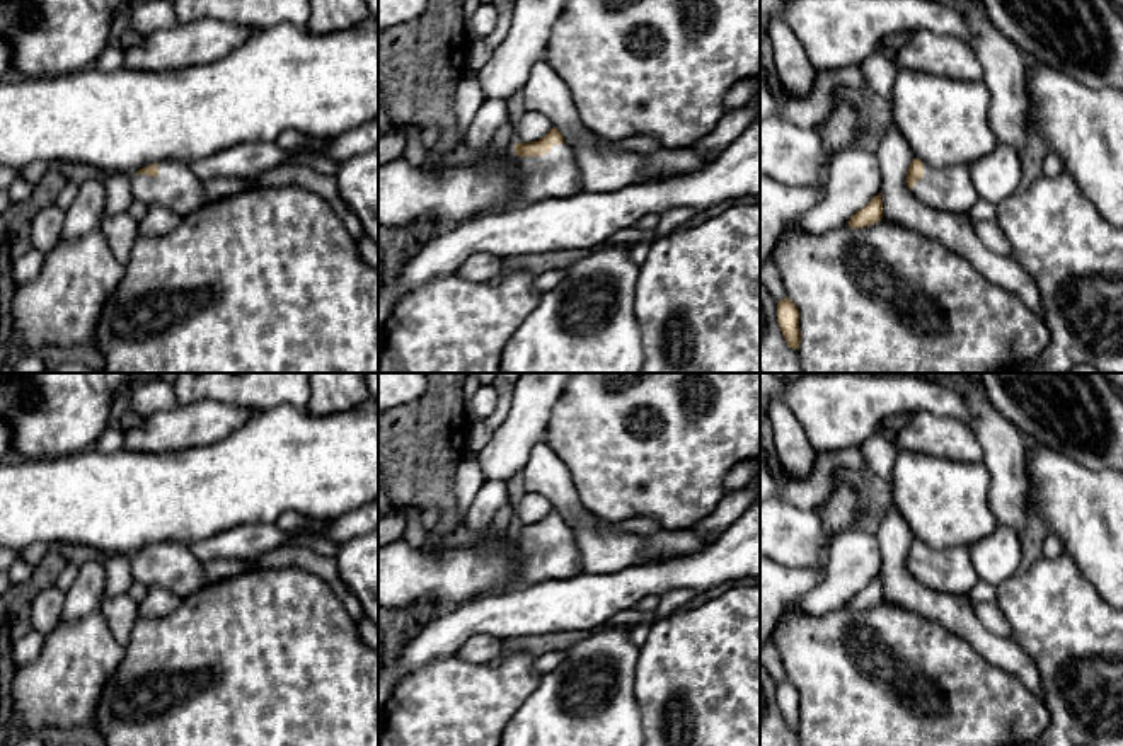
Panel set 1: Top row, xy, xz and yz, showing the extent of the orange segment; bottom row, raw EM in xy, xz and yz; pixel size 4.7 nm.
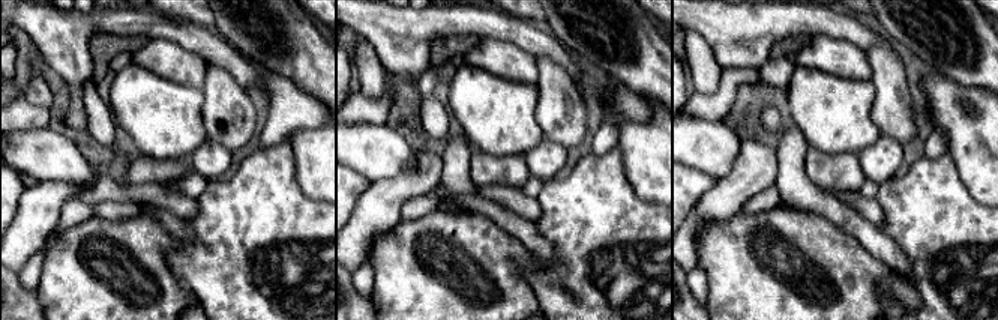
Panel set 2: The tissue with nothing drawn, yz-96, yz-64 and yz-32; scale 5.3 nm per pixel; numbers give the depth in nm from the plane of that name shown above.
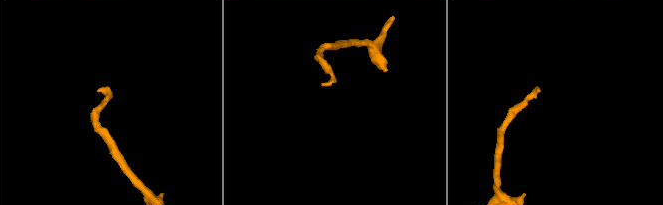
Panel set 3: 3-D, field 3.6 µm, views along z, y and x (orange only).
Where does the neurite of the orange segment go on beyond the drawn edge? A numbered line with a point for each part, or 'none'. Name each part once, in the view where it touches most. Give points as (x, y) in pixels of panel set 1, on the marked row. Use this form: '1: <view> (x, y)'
1: xz (556, 174)

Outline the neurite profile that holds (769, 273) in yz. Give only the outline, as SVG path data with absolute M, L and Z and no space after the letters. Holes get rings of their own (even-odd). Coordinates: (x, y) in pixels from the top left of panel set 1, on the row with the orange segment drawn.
M774 254L760 267L760 281L770 291L775 301L786 298L784 281L775 264Z

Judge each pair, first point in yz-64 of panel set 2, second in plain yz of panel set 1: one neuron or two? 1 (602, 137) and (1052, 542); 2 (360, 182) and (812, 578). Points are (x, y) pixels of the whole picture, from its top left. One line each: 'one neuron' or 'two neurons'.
1: one neuron
2: one neuron

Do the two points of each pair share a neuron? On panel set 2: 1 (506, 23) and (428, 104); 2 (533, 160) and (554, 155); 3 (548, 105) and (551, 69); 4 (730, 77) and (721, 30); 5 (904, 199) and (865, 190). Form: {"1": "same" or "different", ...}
{"1": "different", "2": "same", "3": "same", "4": "different", "5": "different"}

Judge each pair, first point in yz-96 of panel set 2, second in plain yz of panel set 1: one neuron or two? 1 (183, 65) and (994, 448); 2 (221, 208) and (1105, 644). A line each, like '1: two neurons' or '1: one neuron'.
1: two neurons
2: one neuron

